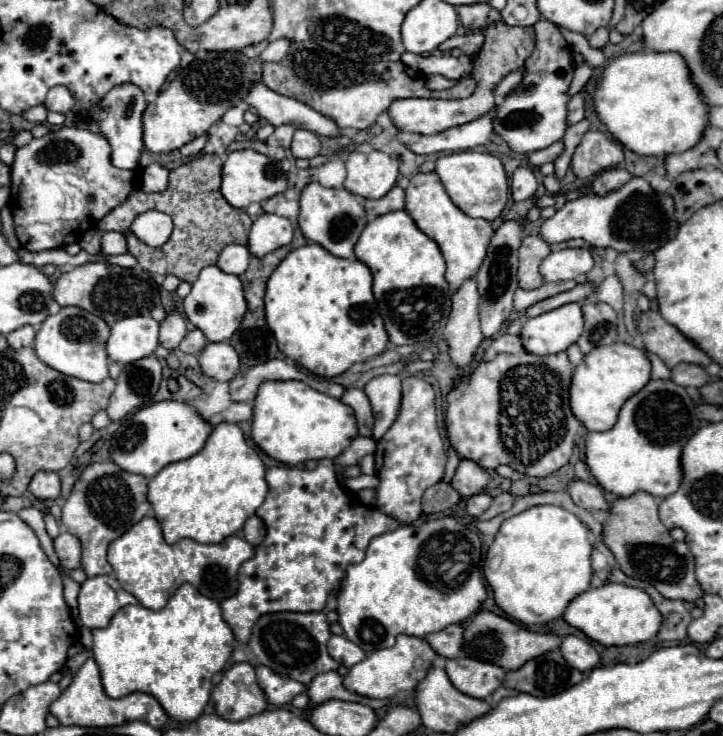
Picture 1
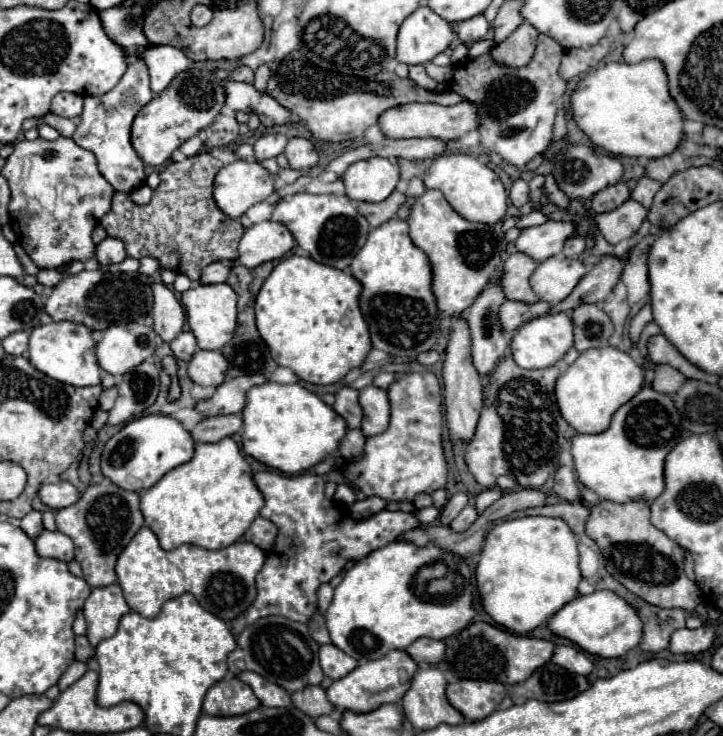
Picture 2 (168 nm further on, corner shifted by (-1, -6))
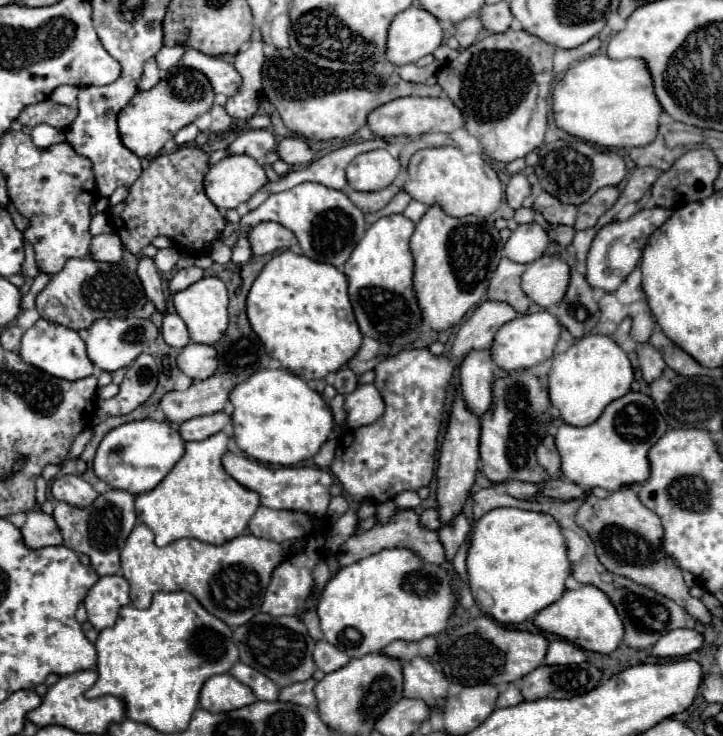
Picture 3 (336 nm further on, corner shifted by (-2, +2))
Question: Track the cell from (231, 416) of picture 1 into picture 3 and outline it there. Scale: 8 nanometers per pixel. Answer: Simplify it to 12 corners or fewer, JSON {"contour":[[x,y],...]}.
{"contour":[[226,412],[196,416],[180,424],[186,442],[204,440],[232,422]]}

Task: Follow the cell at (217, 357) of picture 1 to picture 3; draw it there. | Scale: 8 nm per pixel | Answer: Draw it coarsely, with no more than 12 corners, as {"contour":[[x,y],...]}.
{"contour":[[188,344],[176,364],[192,380],[216,372],[216,350]]}

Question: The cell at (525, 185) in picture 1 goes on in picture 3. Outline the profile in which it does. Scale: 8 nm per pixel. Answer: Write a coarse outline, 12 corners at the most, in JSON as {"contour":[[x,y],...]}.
{"contour":[[512,174],[506,186],[506,202],[518,210],[530,194],[524,174]]}

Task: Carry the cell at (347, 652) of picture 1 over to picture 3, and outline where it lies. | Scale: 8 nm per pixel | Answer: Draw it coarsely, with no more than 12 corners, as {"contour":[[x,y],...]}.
{"contour":[[326,640],[316,642],[314,662],[322,672],[348,664],[348,656]]}

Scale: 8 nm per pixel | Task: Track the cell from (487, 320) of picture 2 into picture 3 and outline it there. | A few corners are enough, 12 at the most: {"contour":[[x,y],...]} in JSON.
{"contour":[[490,350],[470,352],[460,366],[466,408],[482,416],[492,404]]}

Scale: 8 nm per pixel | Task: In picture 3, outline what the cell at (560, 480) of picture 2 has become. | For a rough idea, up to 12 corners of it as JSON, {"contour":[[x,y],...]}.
{"contour":[[546,434],[536,446],[538,464],[554,476],[560,456],[554,438]]}

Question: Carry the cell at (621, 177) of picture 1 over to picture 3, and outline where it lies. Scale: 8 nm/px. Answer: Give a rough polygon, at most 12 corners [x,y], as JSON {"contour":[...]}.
{"contour":[[614,186],[600,188],[578,206],[576,230],[592,228],[618,200]]}

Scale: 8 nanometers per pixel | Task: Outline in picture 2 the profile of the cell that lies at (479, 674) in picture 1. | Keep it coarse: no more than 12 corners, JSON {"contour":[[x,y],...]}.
{"contour":[[457,680],[449,702],[469,720],[497,710],[505,686]]}

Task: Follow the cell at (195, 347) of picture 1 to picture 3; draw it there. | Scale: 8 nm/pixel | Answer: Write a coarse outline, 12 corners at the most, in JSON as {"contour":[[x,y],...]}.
{"contour":[[164,314],[164,342],[176,350],[190,344],[178,314]]}

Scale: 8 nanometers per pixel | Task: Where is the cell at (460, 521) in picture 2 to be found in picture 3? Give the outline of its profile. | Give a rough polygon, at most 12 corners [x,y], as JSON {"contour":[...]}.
{"contour":[[458,514],[438,530],[446,560],[452,562],[466,542],[470,522]]}

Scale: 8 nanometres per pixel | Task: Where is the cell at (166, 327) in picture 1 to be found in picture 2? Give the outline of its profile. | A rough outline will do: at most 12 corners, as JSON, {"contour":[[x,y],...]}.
{"contour":[[153,284],[153,328],[163,342],[185,326],[185,310],[165,284]]}

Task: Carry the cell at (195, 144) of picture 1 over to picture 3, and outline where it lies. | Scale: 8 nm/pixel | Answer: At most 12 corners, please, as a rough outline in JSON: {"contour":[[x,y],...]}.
{"contour":[[188,124],[174,136],[178,146],[194,142],[198,128]]}

